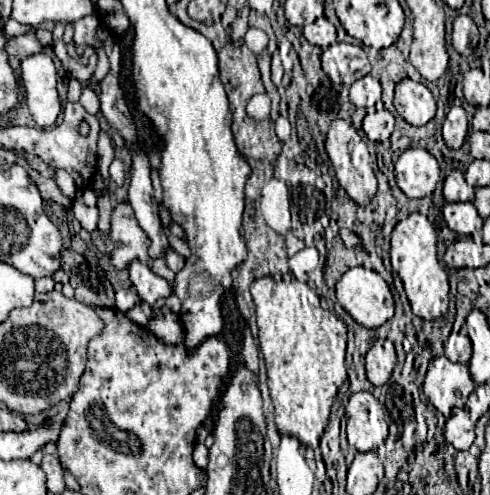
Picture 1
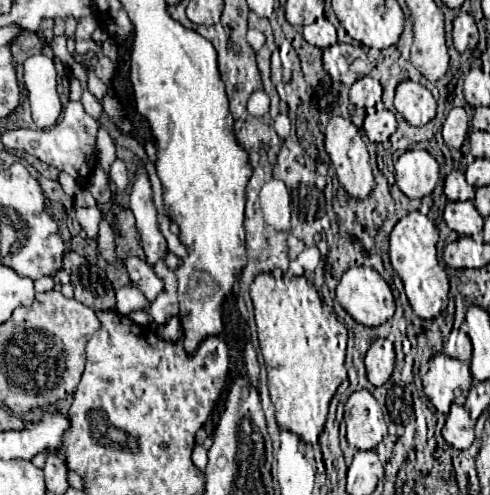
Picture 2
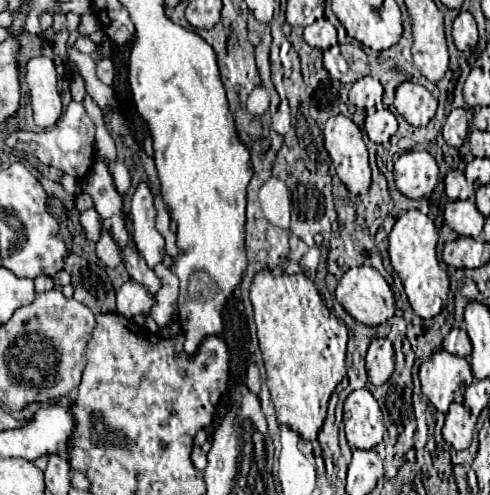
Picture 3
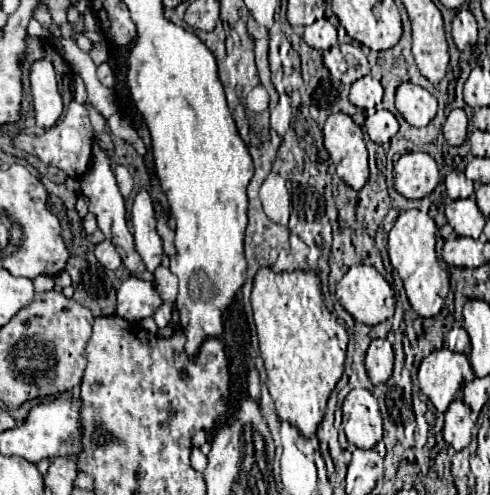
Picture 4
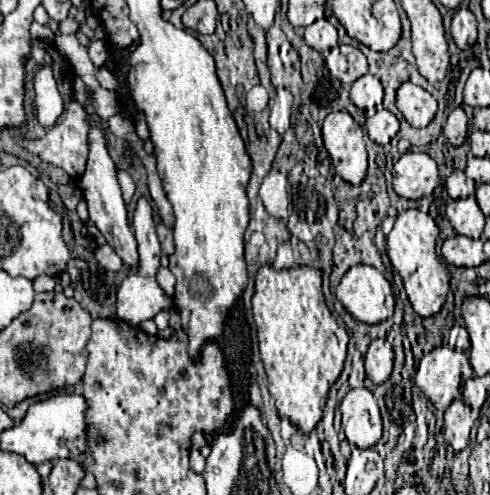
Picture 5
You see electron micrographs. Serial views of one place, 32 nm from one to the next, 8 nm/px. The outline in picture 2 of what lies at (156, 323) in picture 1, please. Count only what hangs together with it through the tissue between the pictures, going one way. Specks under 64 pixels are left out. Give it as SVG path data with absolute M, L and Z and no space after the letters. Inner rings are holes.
M170 318L164 326L158 326L156 330L164 340L178 340L182 336L182 328L180 328L180 320L178 318Z

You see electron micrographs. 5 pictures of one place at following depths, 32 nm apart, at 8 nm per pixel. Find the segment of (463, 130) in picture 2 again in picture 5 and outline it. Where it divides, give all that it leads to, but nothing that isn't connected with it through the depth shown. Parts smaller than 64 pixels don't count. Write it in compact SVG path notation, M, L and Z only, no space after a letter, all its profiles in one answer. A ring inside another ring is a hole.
M456 108L450 112L446 124L444 124L444 136L448 138L448 142L452 146L460 146L464 140L466 140L466 134L468 134L468 118L466 118L466 112L462 108Z

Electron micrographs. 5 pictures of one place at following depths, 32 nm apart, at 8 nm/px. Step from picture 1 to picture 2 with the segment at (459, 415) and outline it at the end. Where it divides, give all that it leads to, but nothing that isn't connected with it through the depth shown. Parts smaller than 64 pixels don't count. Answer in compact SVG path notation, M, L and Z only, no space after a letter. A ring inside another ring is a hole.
M452 404L450 414L446 416L446 424L442 428L444 440L456 450L468 450L474 442L474 422L464 406Z

